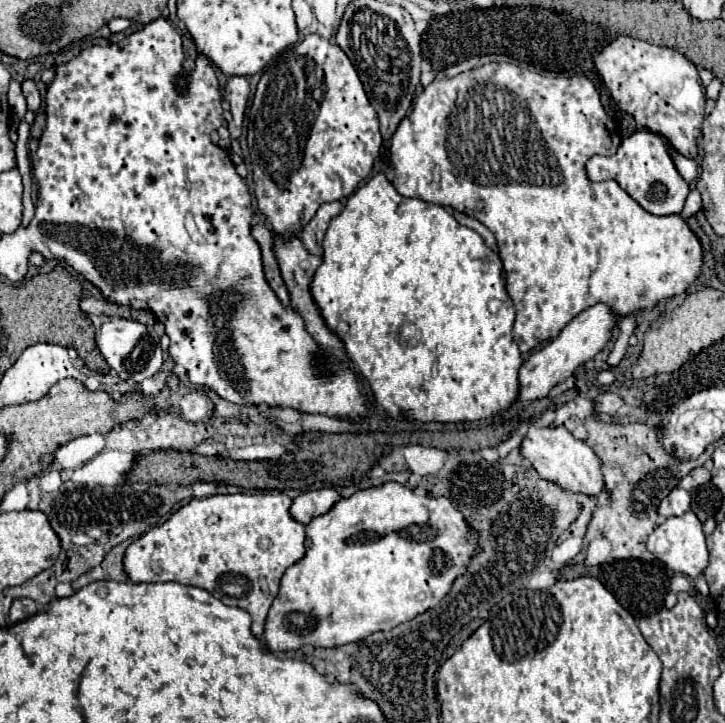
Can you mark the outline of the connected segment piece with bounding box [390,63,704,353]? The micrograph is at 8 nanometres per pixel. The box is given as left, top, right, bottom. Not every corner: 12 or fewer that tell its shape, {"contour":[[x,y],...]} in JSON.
{"contour":[[488,63],[390,141],[404,197],[498,241],[522,353],[688,291],[682,215],[614,155],[586,77]]}

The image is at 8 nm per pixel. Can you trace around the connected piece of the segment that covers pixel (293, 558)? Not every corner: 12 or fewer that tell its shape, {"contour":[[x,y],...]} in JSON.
{"contour":[[284,493],[192,499],[124,551],[262,635],[304,525]]}

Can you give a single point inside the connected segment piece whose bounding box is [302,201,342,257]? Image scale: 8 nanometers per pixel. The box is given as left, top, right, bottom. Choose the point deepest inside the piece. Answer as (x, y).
(313, 235)

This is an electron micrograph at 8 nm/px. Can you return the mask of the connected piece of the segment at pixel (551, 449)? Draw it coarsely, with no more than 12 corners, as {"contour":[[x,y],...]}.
{"contour":[[528,423],[520,451],[542,479],[600,497],[600,457],[564,427]]}

